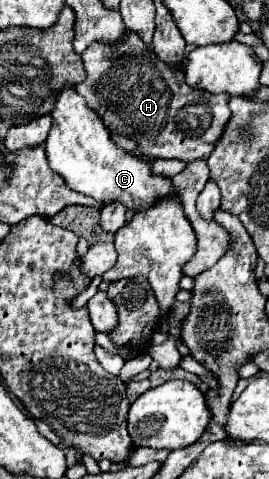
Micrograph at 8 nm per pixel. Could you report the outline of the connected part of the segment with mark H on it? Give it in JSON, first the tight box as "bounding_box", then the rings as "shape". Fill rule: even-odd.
{"bounding_box":[76,42,230,162],"shape":[[[94,42],[86,52],[82,54],[86,78],[76,84],[76,92],[84,96],[86,104],[100,116],[104,126],[120,134],[134,144],[140,146],[142,156],[146,158],[180,158],[184,162],[210,156],[218,136],[222,134],[222,124],[226,124],[226,118],[230,118],[228,100],[226,94],[210,94],[202,88],[192,88],[186,84],[184,76],[184,64],[166,64],[156,56],[154,50],[146,50],[146,54],[126,54],[126,48],[120,46],[116,52],[110,50],[108,42]]]}

